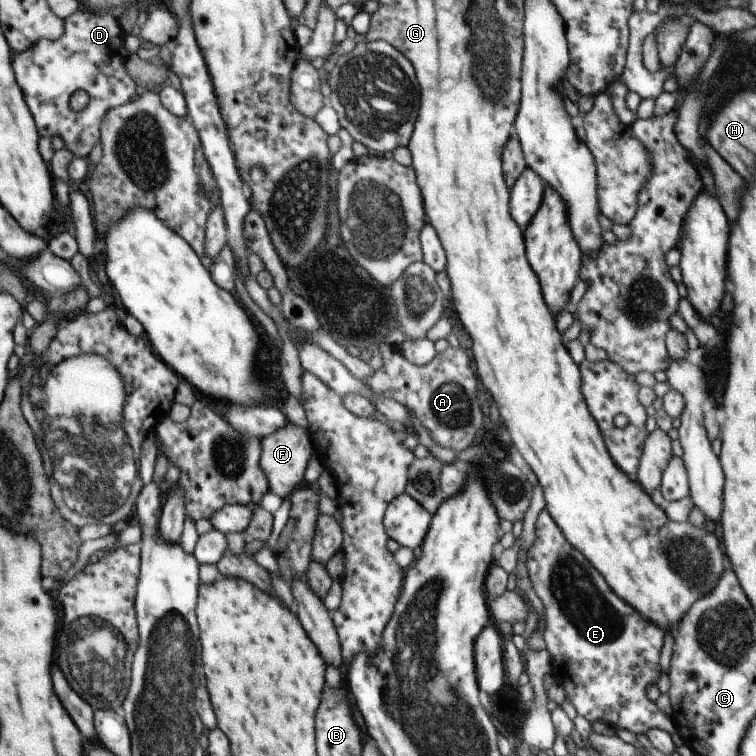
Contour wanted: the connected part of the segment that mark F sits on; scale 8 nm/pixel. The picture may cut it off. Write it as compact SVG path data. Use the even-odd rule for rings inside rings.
M289 422L283 429L278 429L261 441L260 468L266 475L268 491L283 500L302 484L304 471L314 450L314 442L309 430L302 429Z

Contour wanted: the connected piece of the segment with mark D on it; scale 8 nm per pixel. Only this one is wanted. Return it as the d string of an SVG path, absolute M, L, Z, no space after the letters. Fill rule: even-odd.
M80 8L63 20L64 32L59 39L38 39L25 51L13 54L12 57L18 86L36 120L40 136L46 136L46 138L60 136L66 148L78 158L88 159L92 148L101 141L100 127L104 115L111 108L126 104L136 98L136 83L125 65L130 53L124 47L125 31L120 17L113 12L94 13L86 8ZM76 90L84 90L90 98L88 106L82 112L74 112L70 107L70 96Z

